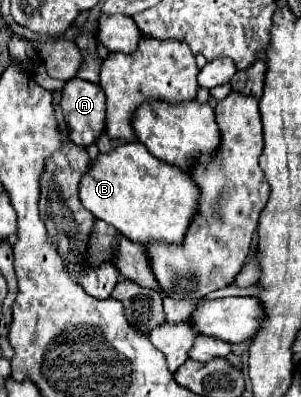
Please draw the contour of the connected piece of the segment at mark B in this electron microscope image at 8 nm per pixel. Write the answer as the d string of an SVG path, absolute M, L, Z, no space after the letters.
M127 142L109 152L99 152L79 184L81 204L95 218L105 220L125 238L139 244L179 244L191 214L195 214L193 210L197 210L197 198L199 188L191 182L191 176L179 166L149 154L141 142Z

